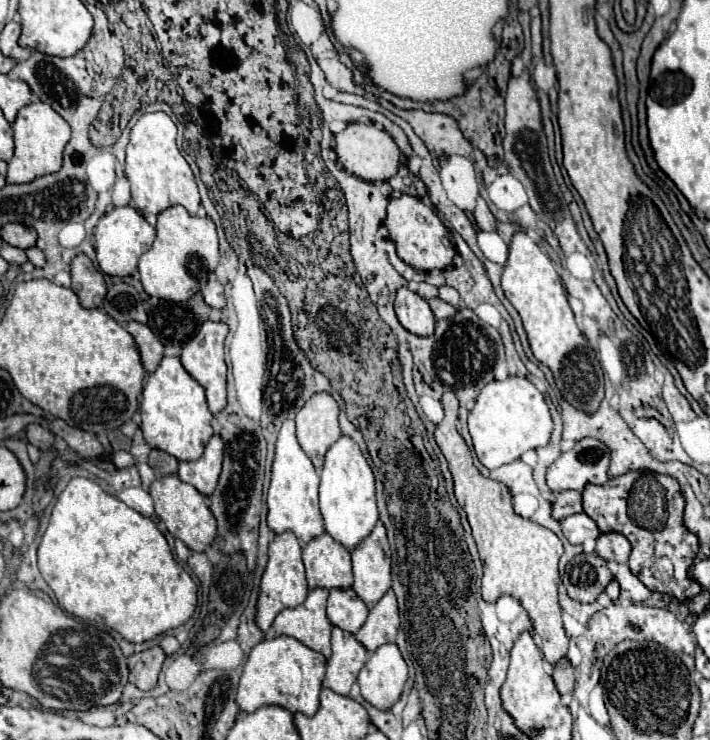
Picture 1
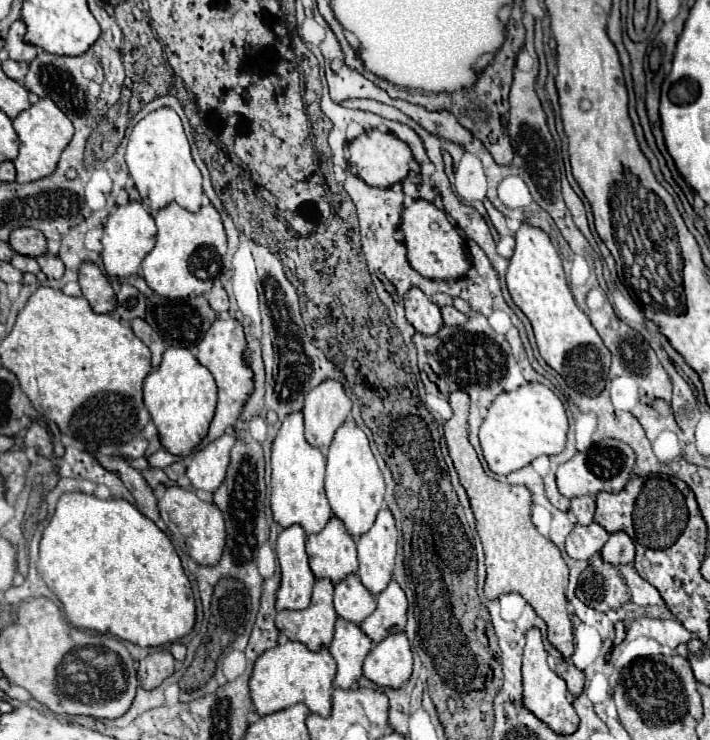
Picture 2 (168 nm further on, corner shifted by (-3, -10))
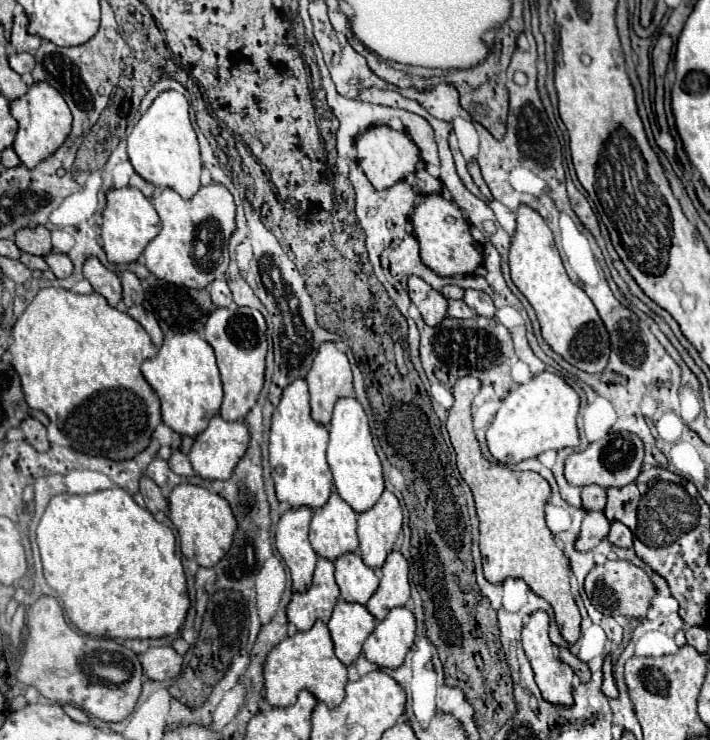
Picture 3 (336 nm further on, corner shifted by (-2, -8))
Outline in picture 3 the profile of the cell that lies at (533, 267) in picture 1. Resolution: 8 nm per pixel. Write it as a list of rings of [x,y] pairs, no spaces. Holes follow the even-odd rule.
[[[520,204],[516,224],[518,226],[510,246],[510,274],[518,290],[536,310],[544,340],[572,366],[584,372],[602,372],[608,364],[610,340],[596,306],[588,294],[568,278],[554,244],[554,236],[544,218],[534,208]]]

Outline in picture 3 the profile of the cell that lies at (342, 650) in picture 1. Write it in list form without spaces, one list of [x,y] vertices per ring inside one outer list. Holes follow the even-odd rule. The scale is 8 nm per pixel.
[[[338,600],[328,622],[328,628],[334,640],[336,656],[348,666],[356,662],[356,658],[360,656],[364,640],[376,628],[376,618],[368,612],[364,604]]]

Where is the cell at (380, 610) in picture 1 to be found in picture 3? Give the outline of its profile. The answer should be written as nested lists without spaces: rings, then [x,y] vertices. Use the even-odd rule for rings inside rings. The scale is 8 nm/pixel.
[[[394,550],[388,554],[382,566],[380,586],[368,600],[366,608],[370,610],[370,614],[376,616],[376,620],[384,620],[390,608],[406,606],[408,598],[410,598],[408,560],[402,556],[402,552]]]

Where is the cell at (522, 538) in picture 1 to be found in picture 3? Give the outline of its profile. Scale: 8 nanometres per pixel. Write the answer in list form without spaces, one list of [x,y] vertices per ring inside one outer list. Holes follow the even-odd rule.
[[[474,376],[458,378],[454,384],[454,406],[448,410],[448,434],[456,450],[460,476],[470,486],[480,520],[480,552],[484,576],[488,582],[504,582],[506,578],[522,578],[538,596],[546,598],[556,614],[560,634],[568,644],[580,636],[580,610],[570,592],[570,566],[564,552],[556,546],[554,534],[546,526],[544,506],[550,500],[550,484],[536,472],[516,472],[500,464],[492,464],[482,456],[470,416],[472,398],[480,392],[480,380]]]

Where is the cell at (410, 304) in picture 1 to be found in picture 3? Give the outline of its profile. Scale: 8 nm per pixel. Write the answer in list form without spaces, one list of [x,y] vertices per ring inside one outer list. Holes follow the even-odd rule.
[[[410,276],[408,292],[410,292],[412,304],[418,306],[418,310],[422,312],[422,318],[428,326],[436,326],[446,318],[448,300],[438,290],[434,290],[430,284],[426,284],[422,278]]]

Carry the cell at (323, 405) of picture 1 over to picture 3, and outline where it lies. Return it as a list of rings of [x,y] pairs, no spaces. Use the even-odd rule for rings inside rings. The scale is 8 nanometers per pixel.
[[[336,342],[320,344],[306,380],[310,386],[312,418],[320,424],[330,422],[338,398],[354,394],[350,362],[346,354],[336,348]]]

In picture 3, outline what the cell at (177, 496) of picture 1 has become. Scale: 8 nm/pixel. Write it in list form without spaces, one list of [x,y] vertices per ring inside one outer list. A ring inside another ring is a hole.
[[[180,484],[172,490],[170,498],[170,520],[180,534],[180,550],[186,558],[196,560],[200,566],[214,566],[230,550],[234,532],[238,528],[230,504],[220,496],[202,486]]]

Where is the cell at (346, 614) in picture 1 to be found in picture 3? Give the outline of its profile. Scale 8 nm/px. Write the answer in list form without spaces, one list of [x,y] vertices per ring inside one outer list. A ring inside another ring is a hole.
[[[346,552],[334,560],[336,564],[336,584],[340,586],[340,596],[346,602],[366,604],[378,588],[378,576],[374,568],[368,568],[360,554]]]

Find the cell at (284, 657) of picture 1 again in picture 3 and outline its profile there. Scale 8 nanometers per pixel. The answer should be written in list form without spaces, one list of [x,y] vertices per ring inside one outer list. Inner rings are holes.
[[[318,620],[310,630],[296,632],[280,642],[266,658],[264,678],[266,700],[272,706],[290,706],[296,702],[300,690],[310,690],[320,702],[326,702],[328,708],[336,708],[344,700],[344,686],[348,682],[346,666],[336,658],[334,642],[322,620]]]

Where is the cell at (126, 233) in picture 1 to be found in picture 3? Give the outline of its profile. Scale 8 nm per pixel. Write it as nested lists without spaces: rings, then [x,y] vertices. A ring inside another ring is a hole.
[[[132,186],[112,188],[106,192],[106,208],[102,212],[102,248],[112,264],[136,262],[146,244],[160,232],[160,218],[152,202]]]

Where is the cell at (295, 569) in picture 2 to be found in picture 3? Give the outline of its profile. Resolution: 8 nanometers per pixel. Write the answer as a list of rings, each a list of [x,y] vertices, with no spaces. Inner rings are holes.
[[[290,508],[276,524],[276,548],[290,568],[296,592],[308,590],[318,562],[318,556],[308,540],[310,520],[310,508]]]

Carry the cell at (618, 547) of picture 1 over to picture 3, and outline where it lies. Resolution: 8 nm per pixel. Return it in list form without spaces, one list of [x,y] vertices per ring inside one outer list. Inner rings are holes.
[[[612,520],[612,528],[608,532],[608,540],[620,548],[632,548],[634,542],[634,534],[630,532],[630,528],[618,520]]]

